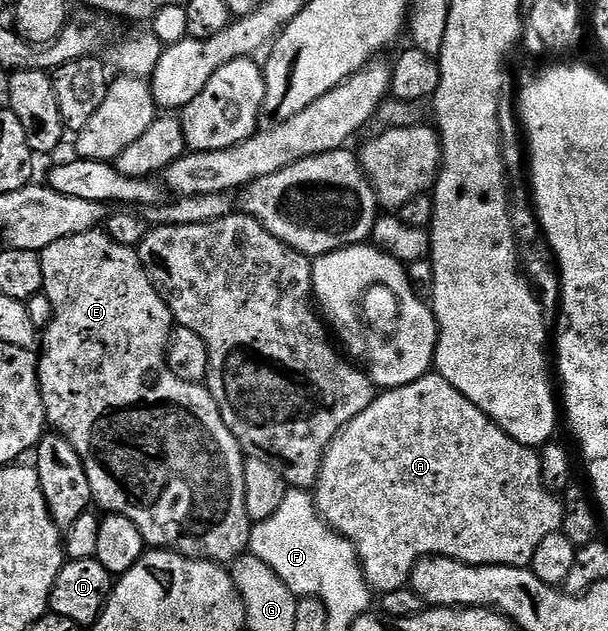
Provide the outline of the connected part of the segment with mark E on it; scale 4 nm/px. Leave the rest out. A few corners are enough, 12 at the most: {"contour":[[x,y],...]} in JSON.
{"contour":[[96,227],[42,249],[37,378],[146,546],[249,548],[246,454]]}

